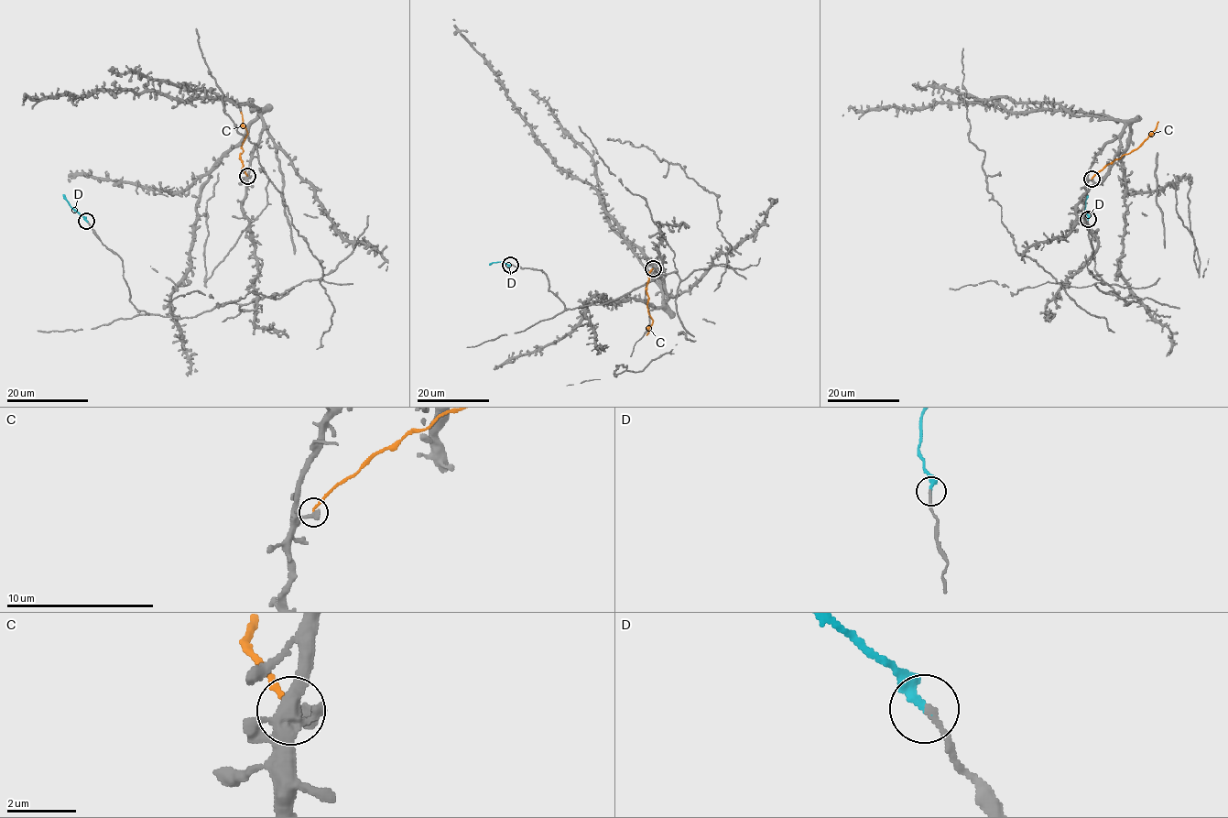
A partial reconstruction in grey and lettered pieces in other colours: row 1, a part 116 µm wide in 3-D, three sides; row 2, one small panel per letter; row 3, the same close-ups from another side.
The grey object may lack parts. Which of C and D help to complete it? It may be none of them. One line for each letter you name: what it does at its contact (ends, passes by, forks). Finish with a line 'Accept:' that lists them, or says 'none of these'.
D: it ends there
Accept: D

